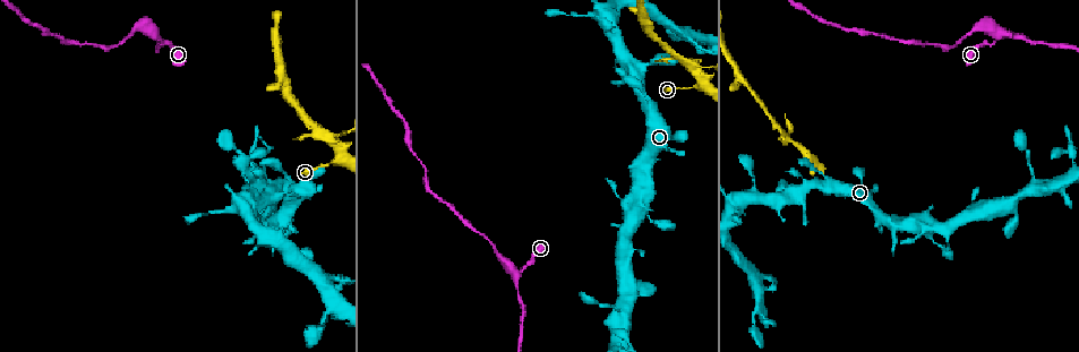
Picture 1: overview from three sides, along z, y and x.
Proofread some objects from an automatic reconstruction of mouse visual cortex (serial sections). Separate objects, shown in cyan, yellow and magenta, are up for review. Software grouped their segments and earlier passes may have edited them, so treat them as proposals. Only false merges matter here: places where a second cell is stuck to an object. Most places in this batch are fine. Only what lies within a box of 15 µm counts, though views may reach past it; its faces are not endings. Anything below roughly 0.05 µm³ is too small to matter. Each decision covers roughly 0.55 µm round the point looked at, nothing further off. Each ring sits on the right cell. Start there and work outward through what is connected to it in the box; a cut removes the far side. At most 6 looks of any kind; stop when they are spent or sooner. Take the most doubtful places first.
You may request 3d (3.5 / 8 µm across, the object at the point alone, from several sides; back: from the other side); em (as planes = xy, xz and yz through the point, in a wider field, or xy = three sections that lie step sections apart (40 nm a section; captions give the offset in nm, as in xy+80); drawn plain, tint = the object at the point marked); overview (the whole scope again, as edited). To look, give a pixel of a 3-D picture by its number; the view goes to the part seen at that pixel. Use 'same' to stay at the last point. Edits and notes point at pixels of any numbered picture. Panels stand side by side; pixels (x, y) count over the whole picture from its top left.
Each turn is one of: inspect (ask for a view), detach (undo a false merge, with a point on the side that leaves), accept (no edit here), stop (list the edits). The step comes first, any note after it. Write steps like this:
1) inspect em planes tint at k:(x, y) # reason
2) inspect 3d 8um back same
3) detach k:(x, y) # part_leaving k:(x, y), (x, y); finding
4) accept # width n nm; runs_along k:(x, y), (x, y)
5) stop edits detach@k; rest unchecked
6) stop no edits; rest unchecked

inspect 3d 3.5um at 1:(516, 273)

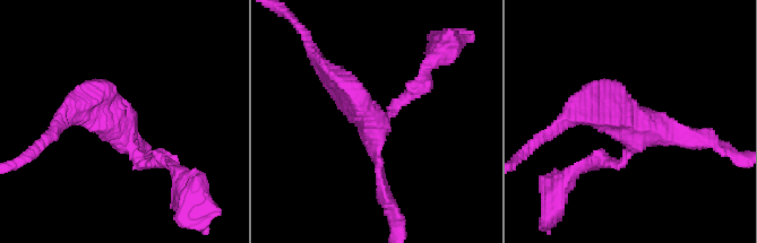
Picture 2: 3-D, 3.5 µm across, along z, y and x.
inspect em xy step 2 tint at 2:(120, 136) # arms 3; arm_widths 150, 200, 300 nm; now the EM

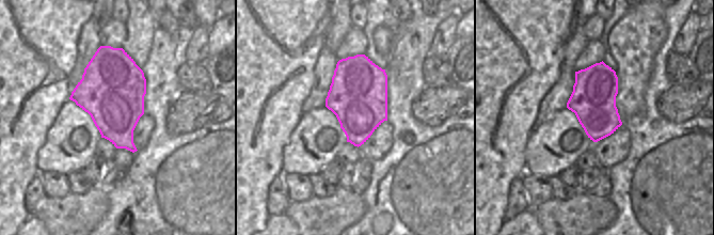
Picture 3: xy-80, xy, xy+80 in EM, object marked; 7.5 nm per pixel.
accept # width 440 nm; runs_along 2:(169, 163), (71, 114); continuous, no second cell

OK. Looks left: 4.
inspect 3d 8um at 1:(695, 73) # sharp bend

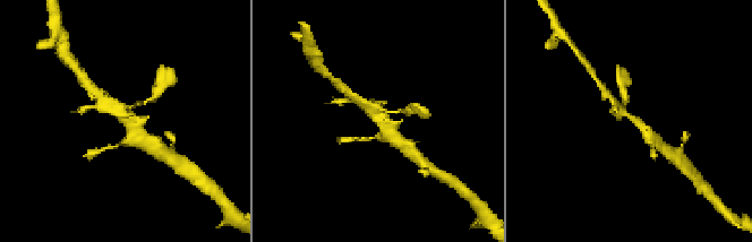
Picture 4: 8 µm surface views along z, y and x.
inspect 3d 3.5um at 4:(635, 118) # closer look

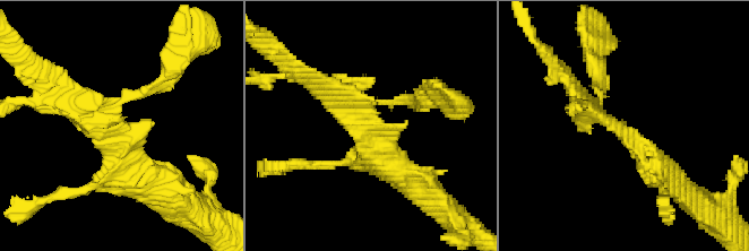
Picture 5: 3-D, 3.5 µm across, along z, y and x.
inspect em xy step 5 tint at 5:(624, 130)

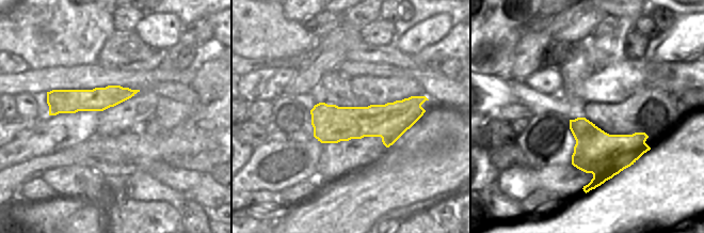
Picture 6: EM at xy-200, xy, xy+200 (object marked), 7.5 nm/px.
accept # runs_along 6:(420, 101), (390, 121), (316, 134); continuous, no second cell

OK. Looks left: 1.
stop no edits; rest unchecked

